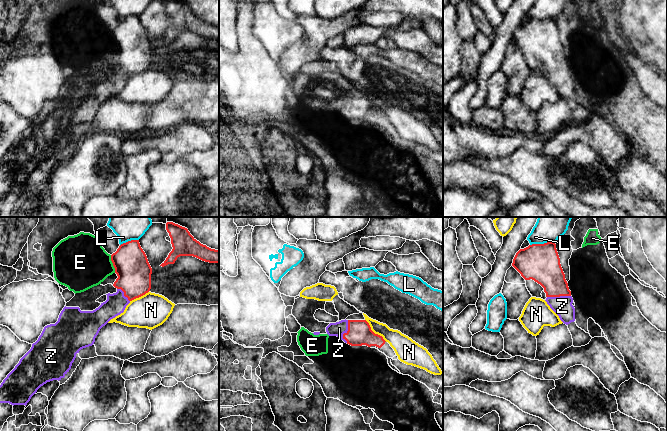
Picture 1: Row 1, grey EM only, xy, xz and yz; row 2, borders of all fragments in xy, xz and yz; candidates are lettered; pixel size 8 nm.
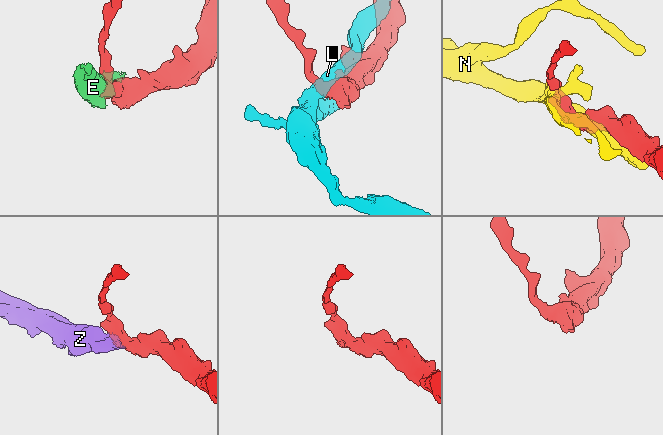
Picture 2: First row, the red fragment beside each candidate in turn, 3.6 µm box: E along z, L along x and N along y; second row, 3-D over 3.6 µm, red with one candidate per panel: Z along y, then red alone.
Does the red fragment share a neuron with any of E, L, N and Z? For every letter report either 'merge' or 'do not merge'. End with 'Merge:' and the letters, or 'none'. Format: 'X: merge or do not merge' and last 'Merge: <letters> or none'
E: do not merge
L: do not merge
N: do not merge
Z: merge
Merge: Z

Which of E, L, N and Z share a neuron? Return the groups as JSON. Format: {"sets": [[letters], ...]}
{"sets": [["E"], ["L"], ["N"], ["Z"]]}

